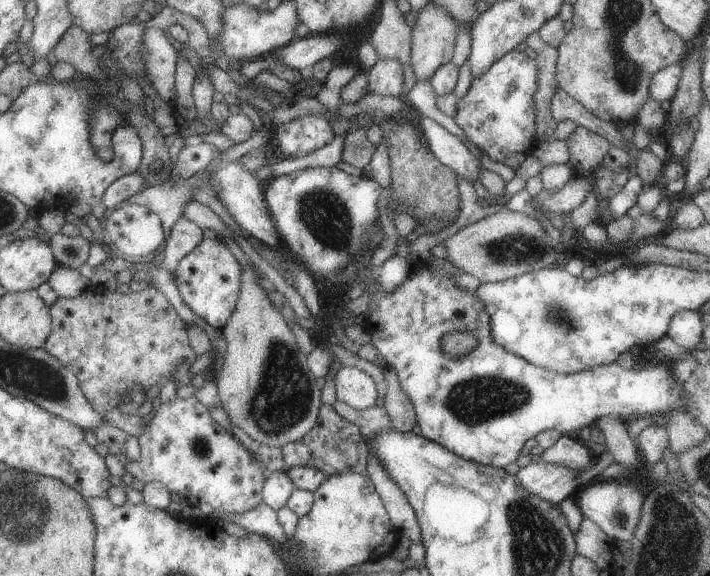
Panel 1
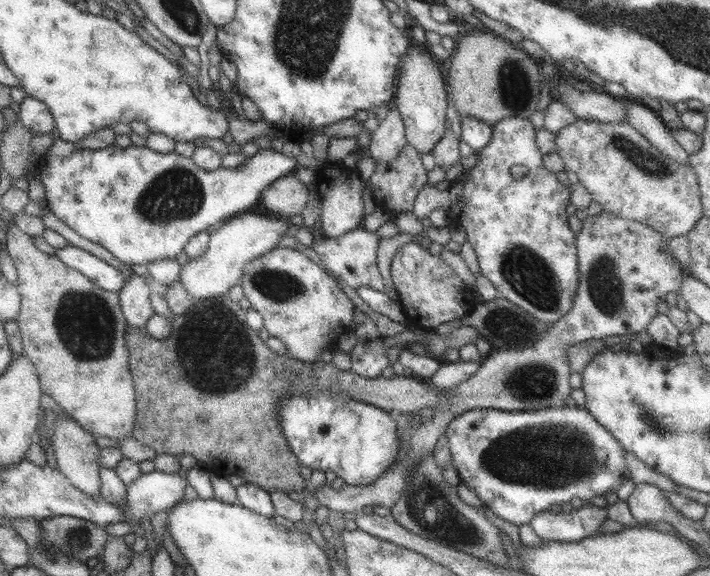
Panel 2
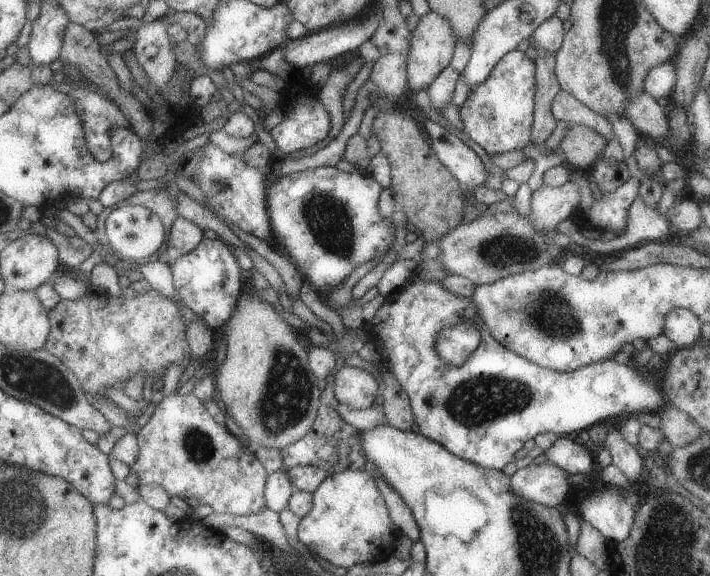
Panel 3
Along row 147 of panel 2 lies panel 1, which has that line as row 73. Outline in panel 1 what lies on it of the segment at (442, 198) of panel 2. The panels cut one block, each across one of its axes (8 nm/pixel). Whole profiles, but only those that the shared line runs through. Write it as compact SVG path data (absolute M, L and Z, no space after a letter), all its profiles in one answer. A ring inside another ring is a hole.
M509 51L495 60L488 69L472 78L465 95L456 100L453 121L465 134L466 138L486 154L492 162L503 162L512 154L528 154L538 143L535 137L535 103L533 93L537 90L537 66L533 59L523 52Z

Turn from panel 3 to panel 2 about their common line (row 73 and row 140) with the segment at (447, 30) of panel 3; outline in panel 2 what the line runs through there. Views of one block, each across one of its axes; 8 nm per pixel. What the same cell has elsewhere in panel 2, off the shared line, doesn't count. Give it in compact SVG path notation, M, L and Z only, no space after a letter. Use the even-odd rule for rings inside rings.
M409 45L407 50L405 50L405 54L401 54L401 58L399 58L393 99L394 107L401 115L406 142L413 146L420 154L425 152L431 153L433 146L437 144L437 140L445 134L445 112L448 106L448 97L445 92L446 85L441 76L441 69L428 51L428 48L421 51L419 48Z

